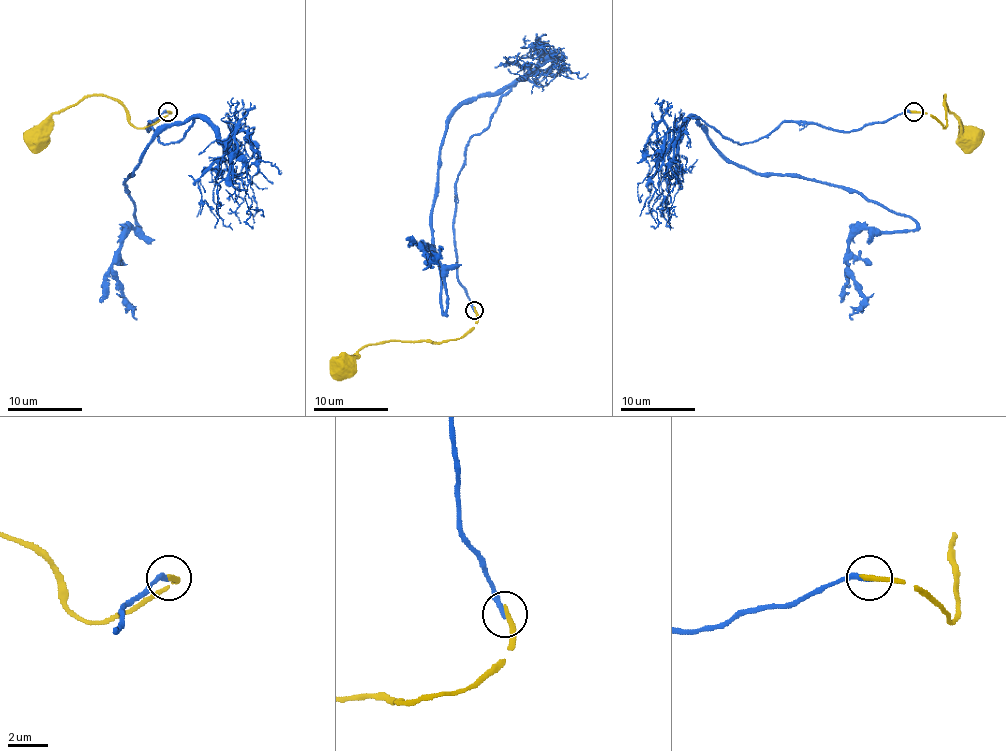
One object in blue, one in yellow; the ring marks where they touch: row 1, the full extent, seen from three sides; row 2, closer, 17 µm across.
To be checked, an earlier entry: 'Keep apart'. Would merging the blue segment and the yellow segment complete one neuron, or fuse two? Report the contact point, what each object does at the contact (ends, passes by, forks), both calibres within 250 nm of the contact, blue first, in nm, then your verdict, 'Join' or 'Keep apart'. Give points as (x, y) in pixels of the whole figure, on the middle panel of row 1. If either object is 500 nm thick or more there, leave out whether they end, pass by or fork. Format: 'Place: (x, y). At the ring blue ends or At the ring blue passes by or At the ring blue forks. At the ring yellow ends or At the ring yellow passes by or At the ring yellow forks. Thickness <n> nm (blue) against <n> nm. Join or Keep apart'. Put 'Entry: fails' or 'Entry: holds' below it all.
Place: (474, 310). At the ring blue ends. At the ring yellow ends. Thickness 280 nm (blue) against 280 nm. Join
Entry: fails

